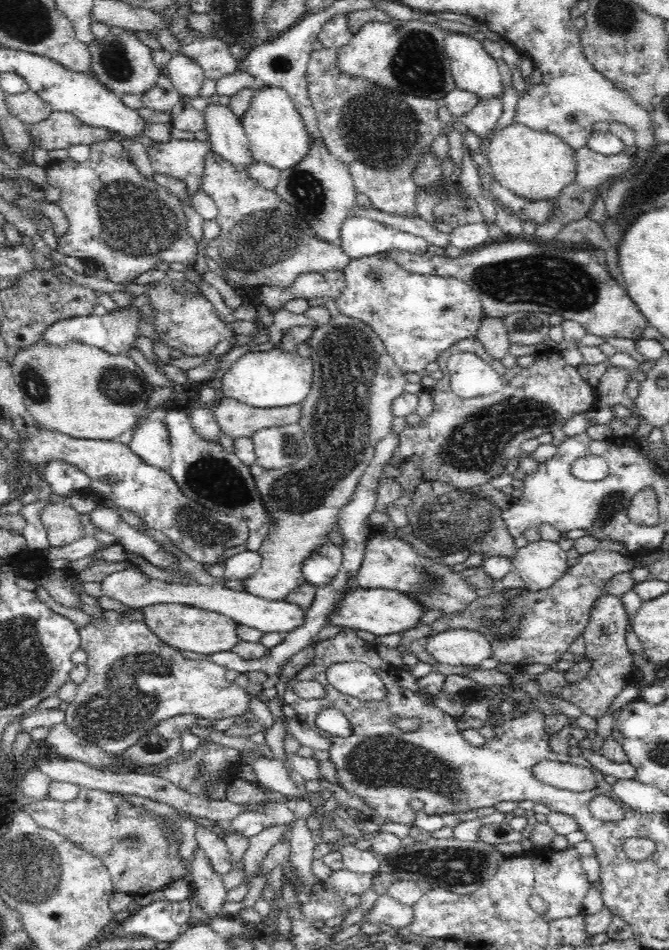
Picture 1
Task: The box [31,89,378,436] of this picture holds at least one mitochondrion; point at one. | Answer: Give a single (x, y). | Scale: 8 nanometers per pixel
(132, 220)

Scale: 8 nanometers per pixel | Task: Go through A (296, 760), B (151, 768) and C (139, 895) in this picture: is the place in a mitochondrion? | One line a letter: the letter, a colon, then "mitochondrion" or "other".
A: other
B: other
C: other

